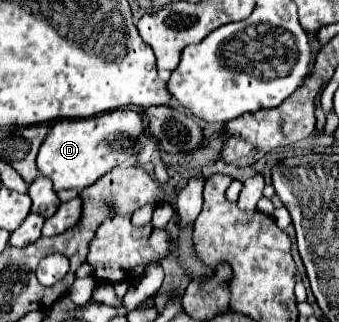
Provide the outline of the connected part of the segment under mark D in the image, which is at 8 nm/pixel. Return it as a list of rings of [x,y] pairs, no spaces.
[[[113,110],[85,119],[59,119],[39,148],[37,168],[43,176],[51,178],[55,192],[65,188],[83,190],[107,174],[113,166],[125,166],[133,160],[135,138],[141,132],[141,126],[141,114],[135,114],[133,110]]]

